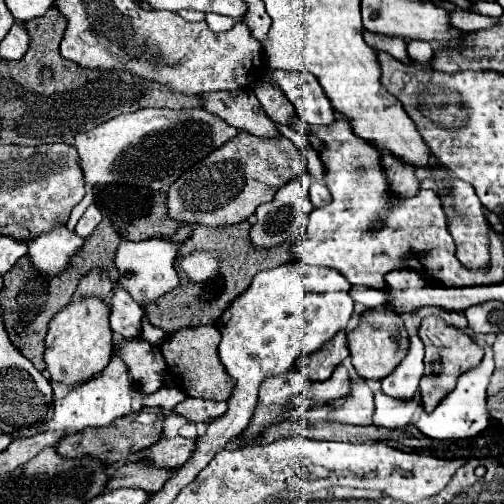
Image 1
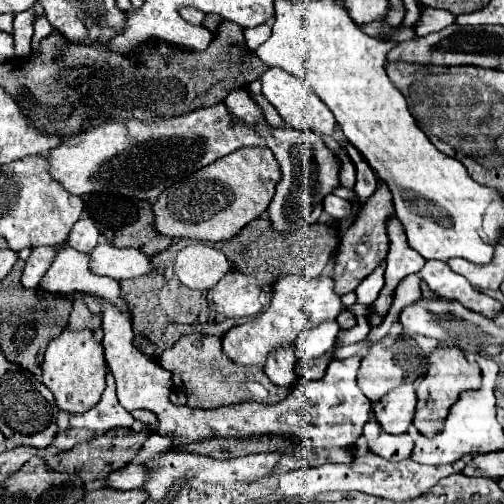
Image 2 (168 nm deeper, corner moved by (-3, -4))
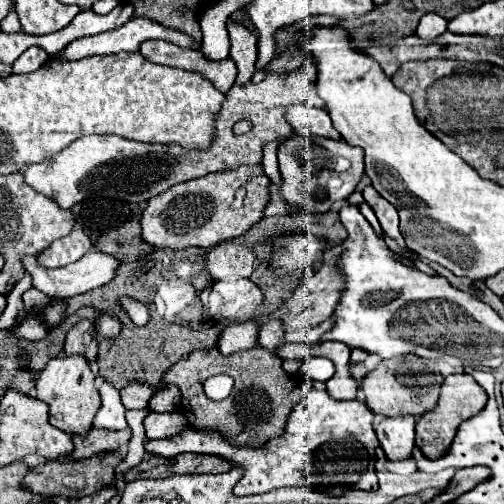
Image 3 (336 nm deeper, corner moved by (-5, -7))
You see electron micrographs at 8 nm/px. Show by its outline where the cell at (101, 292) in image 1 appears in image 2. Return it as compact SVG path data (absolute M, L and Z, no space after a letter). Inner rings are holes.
M82 296L74 298L74 308L72 308L72 314L70 314L70 328L90 328L90 330L96 330L102 320L102 316L94 314L90 308L86 308L86 302Z

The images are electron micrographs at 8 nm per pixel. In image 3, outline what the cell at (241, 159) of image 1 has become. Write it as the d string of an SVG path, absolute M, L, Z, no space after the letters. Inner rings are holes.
M260 165L238 167L216 175L206 175L180 185L172 185L168 191L146 201L140 225L142 239L154 249L186 249L186 247L214 247L220 241L228 241L246 233L264 215L264 207L270 201L270 179Z

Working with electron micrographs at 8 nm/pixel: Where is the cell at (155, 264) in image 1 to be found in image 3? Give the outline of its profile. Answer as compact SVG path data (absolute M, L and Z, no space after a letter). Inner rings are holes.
M96 249L88 251L88 255L80 257L76 263L64 265L64 267L58 267L58 269L40 267L40 263L36 261L36 257L24 257L24 267L32 275L32 285L38 291L42 291L44 295L48 295L50 299L70 299L74 295L80 295L80 293L86 293L90 289L106 285L114 277L118 265L120 263L112 255L104 255L104 253L96 251Z

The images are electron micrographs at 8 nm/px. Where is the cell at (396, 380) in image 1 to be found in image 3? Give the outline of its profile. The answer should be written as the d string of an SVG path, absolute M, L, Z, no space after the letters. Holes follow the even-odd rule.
M376 417L374 431L380 439L380 447L392 461L412 457L414 449L414 417Z

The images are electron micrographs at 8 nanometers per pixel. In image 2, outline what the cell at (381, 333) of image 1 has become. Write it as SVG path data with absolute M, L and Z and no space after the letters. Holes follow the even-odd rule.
M372 344L368 354L362 358L358 386L368 400L376 402L386 392L402 384L404 378L418 378L420 374L420 364L406 364L406 360L398 360L396 354L382 344Z

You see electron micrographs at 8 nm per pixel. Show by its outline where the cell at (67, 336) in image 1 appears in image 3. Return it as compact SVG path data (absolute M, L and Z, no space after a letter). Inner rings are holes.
M82 355L54 357L48 361L36 381L36 399L48 403L48 421L68 435L88 435L96 411L100 409L100 393L94 387L94 373Z

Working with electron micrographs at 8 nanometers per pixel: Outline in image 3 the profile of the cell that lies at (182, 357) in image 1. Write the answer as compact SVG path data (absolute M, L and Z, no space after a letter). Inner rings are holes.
M216 347L194 351L188 359L178 361L174 367L166 371L164 383L174 383L180 387L182 391L180 411L186 415L188 423L194 429L210 427L210 431L218 431L234 447L252 447L252 449L260 449L270 439L284 433L284 423L288 421L292 407L310 391L308 381L294 383L294 379L282 369L282 361L268 355L268 351L264 351L262 347L238 351L236 355L228 355L228 357L224 357ZM218 373L230 375L234 379L234 389L230 397L226 397L224 401L210 401L204 395L202 385L208 377ZM204 421L208 421L208 425Z

